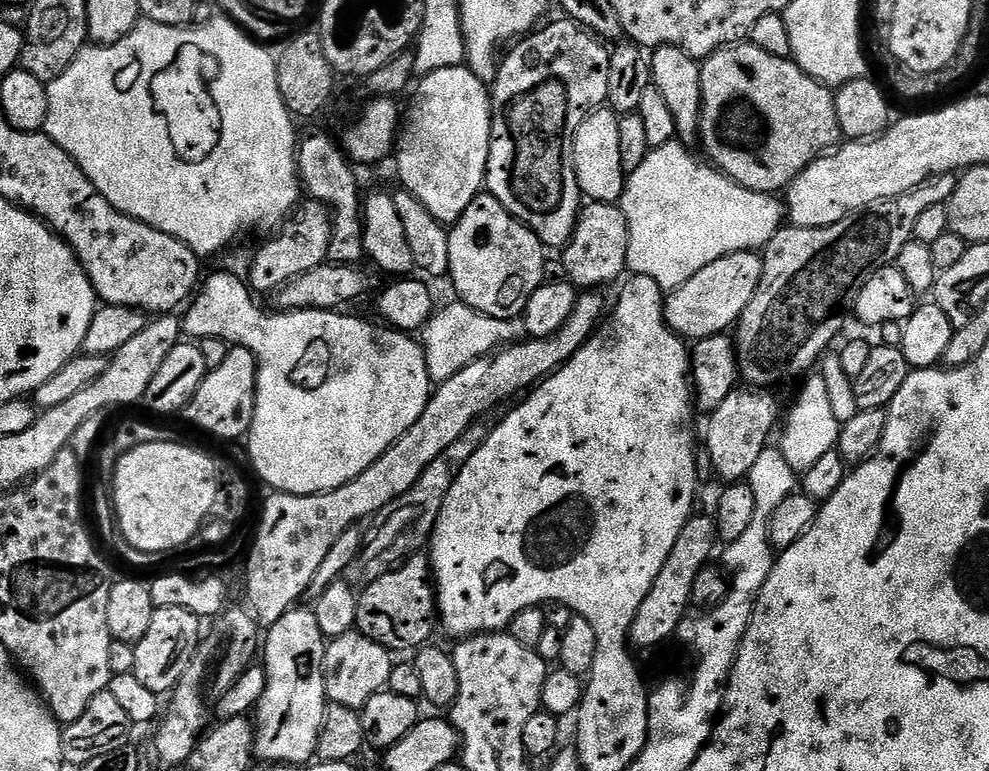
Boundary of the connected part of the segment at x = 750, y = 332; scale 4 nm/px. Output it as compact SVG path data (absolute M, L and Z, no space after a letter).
M952 174L937 176L929 180L928 183L920 185L914 191L906 193L904 196L895 196L892 200L885 200L863 212L842 218L842 222L838 222L837 224L831 224L825 228L794 228L785 226L776 232L774 238L762 252L764 269L762 270L762 278L758 282L758 290L754 290L754 298L750 298L750 306L746 306L746 310L741 314L734 328L736 360L740 364L739 375L742 377L743 383L745 380L748 383L745 385L751 386L753 389L768 390L773 387L771 384L780 384L783 380L794 379L795 376L807 377L813 371L811 368L816 363L816 367L821 363L822 357L825 355L823 352L835 342L836 335L843 330L844 315L847 312L849 315L853 311L858 290L862 290L862 286L864 285L864 277L874 274L879 268L895 265L898 254L902 254L902 246L906 246L909 240L912 239L914 222L918 222L918 214L922 214L922 210L928 209L929 206L947 205L948 200L952 197L956 189L956 181L957 177Z

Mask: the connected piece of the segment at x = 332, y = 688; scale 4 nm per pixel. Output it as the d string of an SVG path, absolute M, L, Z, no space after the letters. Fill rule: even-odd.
M353 630L328 640L322 658L322 678L327 703L357 710L364 708L366 702L374 698L374 694L387 689L393 663L393 653L386 646L374 642L374 638L366 638L366 634L361 632Z

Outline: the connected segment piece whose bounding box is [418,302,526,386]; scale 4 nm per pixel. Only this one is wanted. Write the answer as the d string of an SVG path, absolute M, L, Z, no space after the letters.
M455 302L444 309L433 311L432 317L425 322L418 333L419 343L424 350L426 366L433 385L446 383L458 370L470 366L478 358L488 356L497 348L525 339L523 319L499 320L493 316L474 310L469 304Z

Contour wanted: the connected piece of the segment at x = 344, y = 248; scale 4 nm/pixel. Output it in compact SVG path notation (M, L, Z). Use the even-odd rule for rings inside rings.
M312 132L309 136L301 135L296 145L296 174L298 184L304 188L309 197L317 200L319 204L327 206L332 213L332 237L328 247L328 260L333 264L350 264L353 266L361 263L364 256L364 231L362 225L362 200L361 192L356 185L356 172L353 161L344 155L339 147L332 145L332 140L324 132Z

